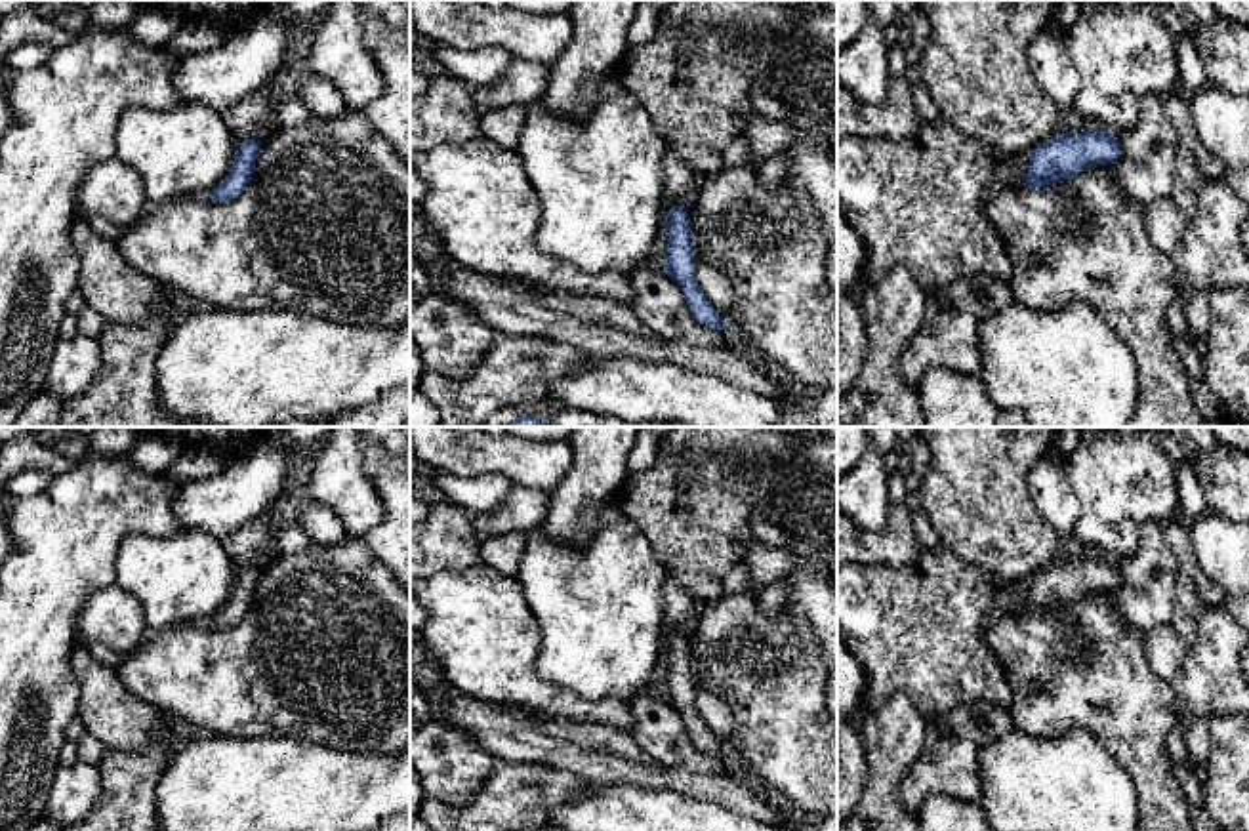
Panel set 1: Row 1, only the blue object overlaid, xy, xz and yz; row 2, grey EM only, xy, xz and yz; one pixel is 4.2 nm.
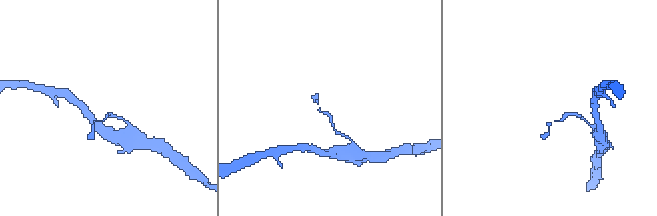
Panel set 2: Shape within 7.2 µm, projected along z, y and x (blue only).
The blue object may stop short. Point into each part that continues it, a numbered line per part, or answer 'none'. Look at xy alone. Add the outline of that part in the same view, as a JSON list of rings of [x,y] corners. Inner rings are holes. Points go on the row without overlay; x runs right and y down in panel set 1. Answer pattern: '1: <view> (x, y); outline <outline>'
none

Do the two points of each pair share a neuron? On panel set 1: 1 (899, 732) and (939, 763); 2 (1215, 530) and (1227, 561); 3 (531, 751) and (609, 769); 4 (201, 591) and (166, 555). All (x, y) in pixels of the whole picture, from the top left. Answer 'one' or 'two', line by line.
1: two
2: one
3: one
4: one

